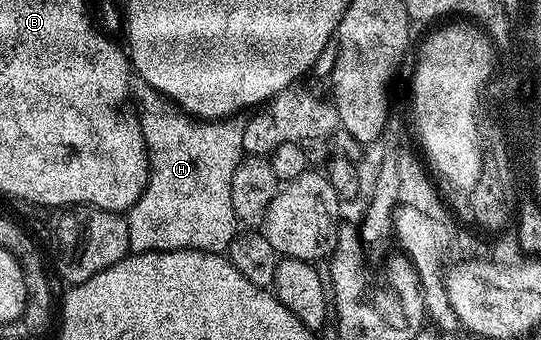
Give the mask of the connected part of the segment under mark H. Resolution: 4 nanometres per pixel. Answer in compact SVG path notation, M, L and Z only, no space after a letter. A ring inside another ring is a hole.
M139 83L132 84L132 96L137 105L140 103L144 107L139 118L148 148L148 184L135 206L126 213L129 249L133 253L173 252L183 248L227 253L228 245L238 234L234 205L230 202L230 178L234 178L234 170L245 157L242 146L245 117L237 114L222 120L201 120L177 108L151 83Z

